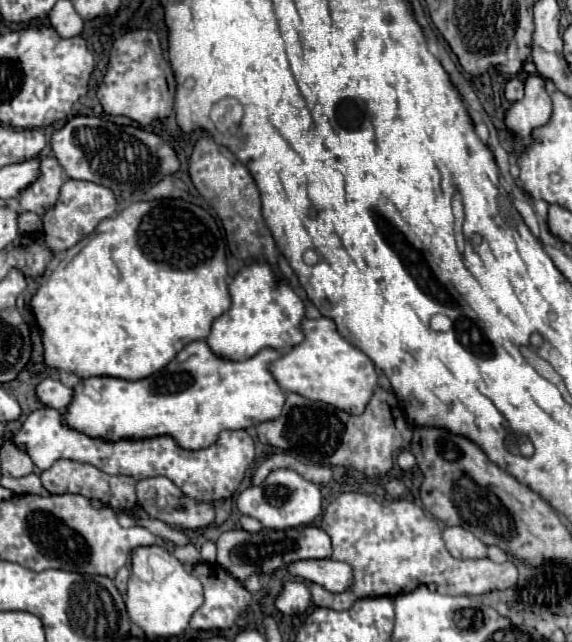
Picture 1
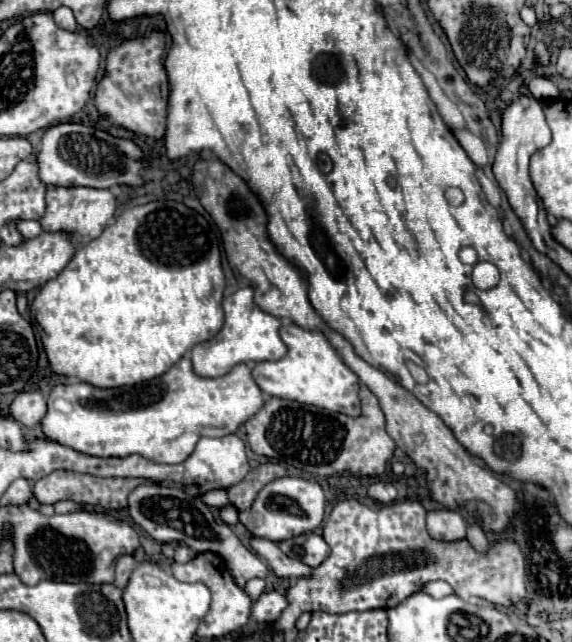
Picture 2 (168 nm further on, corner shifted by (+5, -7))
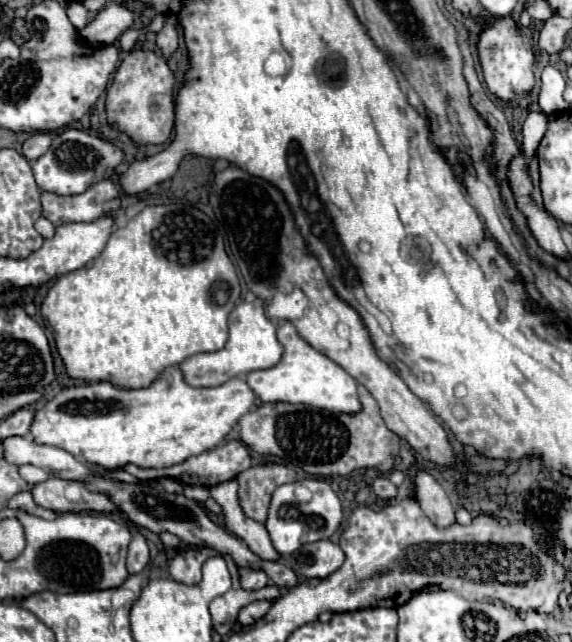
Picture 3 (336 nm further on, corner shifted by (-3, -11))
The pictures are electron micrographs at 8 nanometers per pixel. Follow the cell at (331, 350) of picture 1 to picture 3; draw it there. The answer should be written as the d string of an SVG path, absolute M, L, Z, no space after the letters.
M281 323L277 327L277 339L283 345L281 361L271 369L251 371L247 375L247 383L257 399L263 403L305 403L333 413L361 411L361 403L357 399L357 383L345 369L303 341L291 323Z

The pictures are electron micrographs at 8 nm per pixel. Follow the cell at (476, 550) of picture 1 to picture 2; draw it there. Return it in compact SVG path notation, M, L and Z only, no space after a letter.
M441 509L427 513L427 529L433 539L445 539L445 541L457 541L463 539L467 533L467 523L459 513Z

